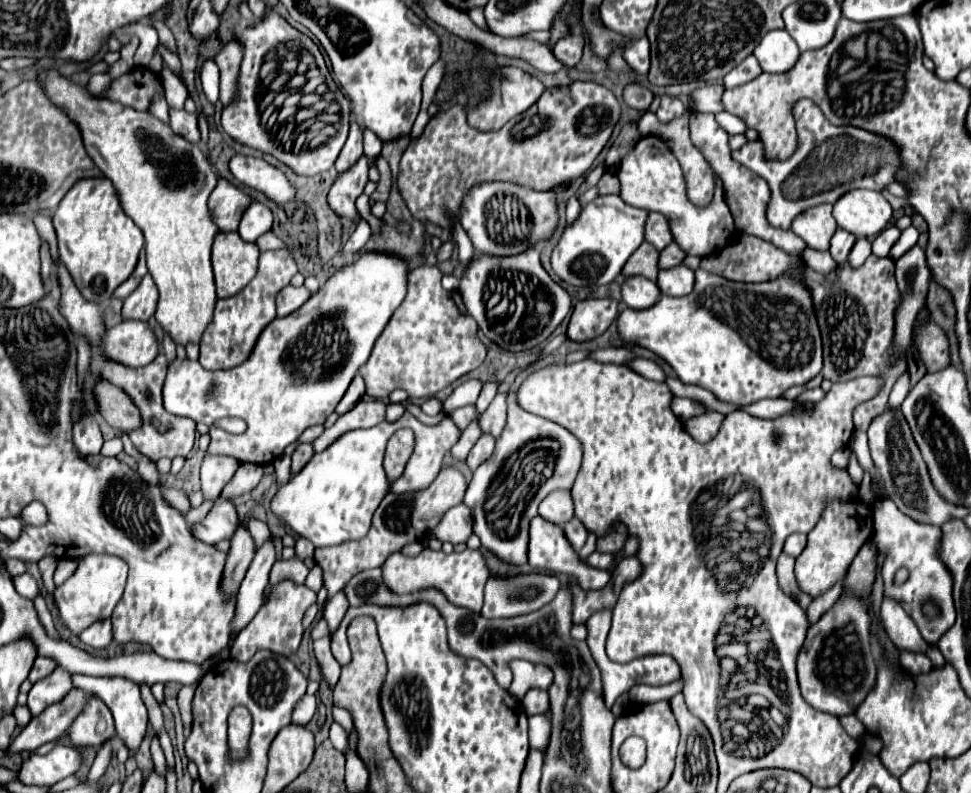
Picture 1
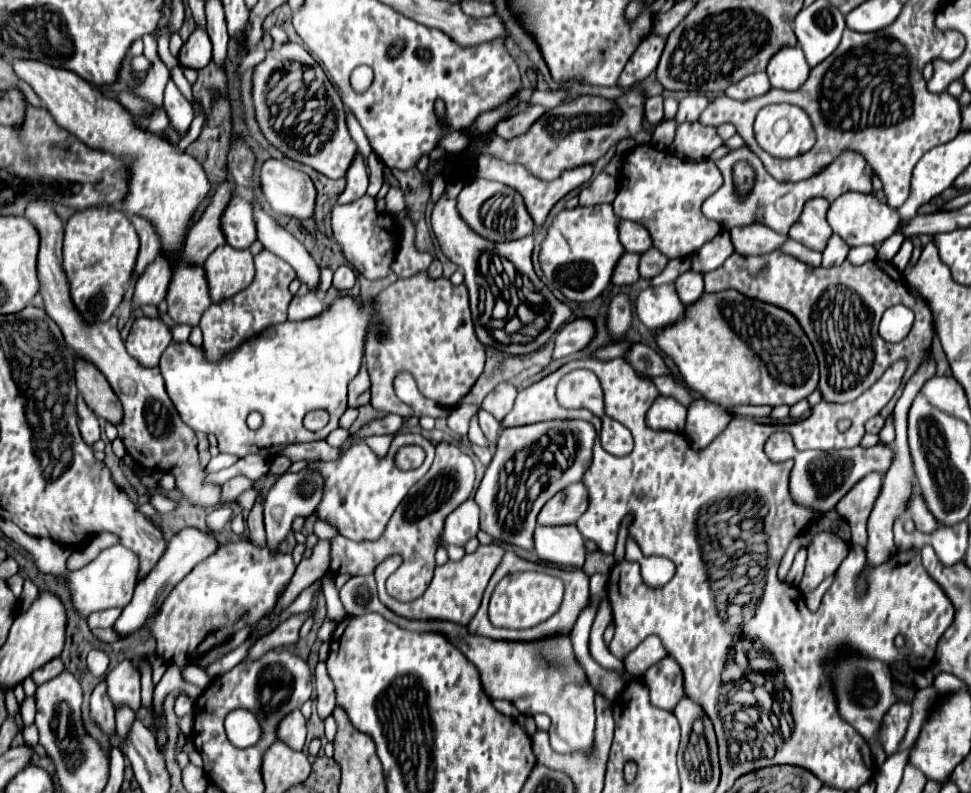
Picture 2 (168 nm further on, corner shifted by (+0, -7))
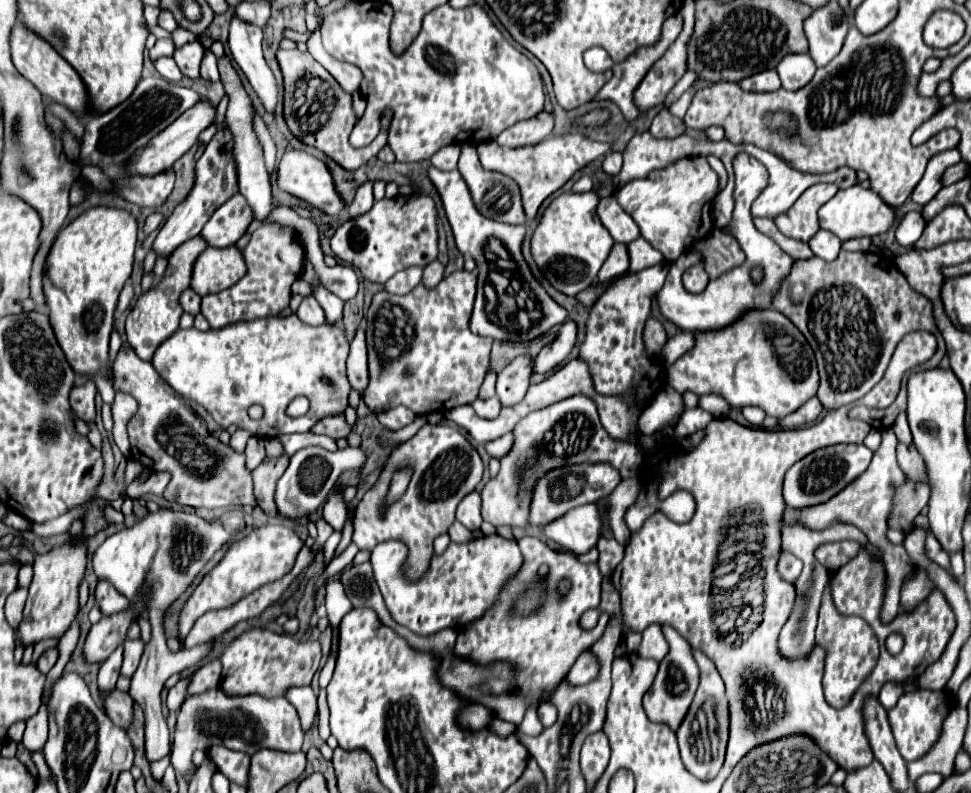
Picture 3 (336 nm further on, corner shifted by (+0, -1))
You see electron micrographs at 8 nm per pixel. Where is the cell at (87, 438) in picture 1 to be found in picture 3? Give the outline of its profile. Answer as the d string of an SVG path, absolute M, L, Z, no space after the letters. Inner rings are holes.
M89 380L71 388L71 396L69 396L71 408L85 422L95 420L95 394L97 394L95 382L89 382Z

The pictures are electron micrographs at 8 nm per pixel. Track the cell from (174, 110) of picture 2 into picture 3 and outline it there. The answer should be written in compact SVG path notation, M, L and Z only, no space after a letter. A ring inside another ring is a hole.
M161 56L161 58L157 58L153 64L155 64L157 72L159 72L163 78L171 80L171 82L179 82L179 80L183 78L181 72L179 72L179 68L177 68L177 64L175 64L175 60L173 60L171 56Z

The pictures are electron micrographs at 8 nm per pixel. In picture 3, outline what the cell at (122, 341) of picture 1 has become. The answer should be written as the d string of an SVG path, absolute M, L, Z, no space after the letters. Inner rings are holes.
M197 236L197 238L191 238L191 240L183 242L179 248L175 248L175 252L171 252L171 256L169 256L169 264L167 264L167 270L165 270L161 282L157 286L153 286L151 290L143 292L139 296L139 300L135 302L133 310L129 312L127 322L125 322L127 342L133 346L133 350L137 352L137 356L141 360L151 360L157 346L163 340L167 340L173 332L177 332L179 318L183 314L183 308L179 304L179 296L185 288L189 288L193 264L195 264L197 256L205 250L205 246L207 246L205 240L201 240L201 236Z

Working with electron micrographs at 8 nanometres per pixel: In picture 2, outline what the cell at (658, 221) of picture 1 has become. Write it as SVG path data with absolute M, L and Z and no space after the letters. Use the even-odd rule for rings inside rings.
M621 220L621 242L627 252L639 252L639 254L651 250L653 246L651 234L641 224L629 220Z

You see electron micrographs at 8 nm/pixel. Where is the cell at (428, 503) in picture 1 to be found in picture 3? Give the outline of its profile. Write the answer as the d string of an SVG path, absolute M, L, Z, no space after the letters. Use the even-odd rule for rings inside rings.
M425 424L411 440L397 446L387 458L379 480L371 490L365 492L363 500L355 508L353 516L353 542L359 546L354 565L369 561L371 551L379 542L385 540L401 540L409 546L409 558L403 565L404 576L415 581L417 576L429 566L433 554L433 540L439 534L445 534L453 524L455 510L455 494L469 494L483 478L483 462L477 450L469 444L469 440L455 428L443 424ZM403 466L413 468L411 482L401 496L401 500L387 504L381 512L381 504L385 504L389 484L393 474Z

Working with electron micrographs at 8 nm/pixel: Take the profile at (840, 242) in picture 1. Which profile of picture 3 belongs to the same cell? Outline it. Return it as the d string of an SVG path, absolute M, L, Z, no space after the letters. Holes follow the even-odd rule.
M819 230L811 240L809 240L809 248L813 250L815 256L831 262L839 256L841 250L841 240L837 240L837 236L833 236L827 230Z

